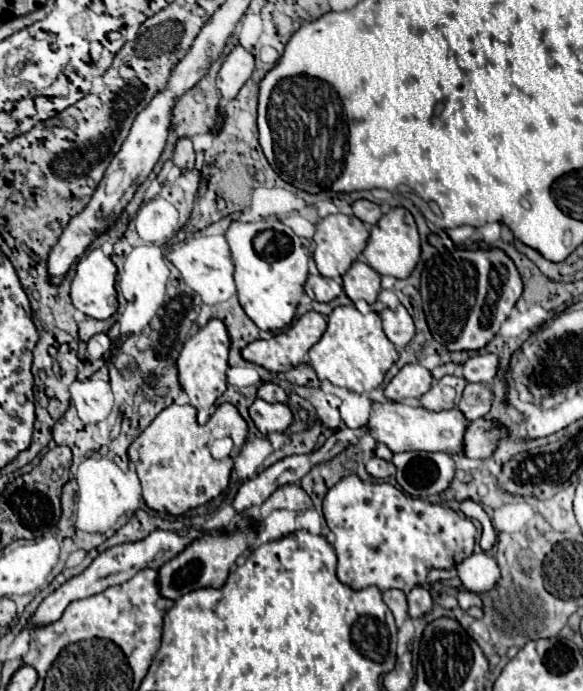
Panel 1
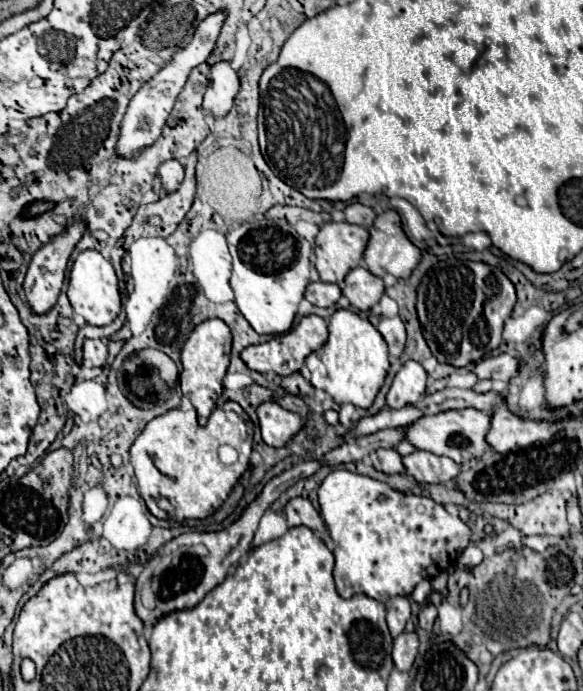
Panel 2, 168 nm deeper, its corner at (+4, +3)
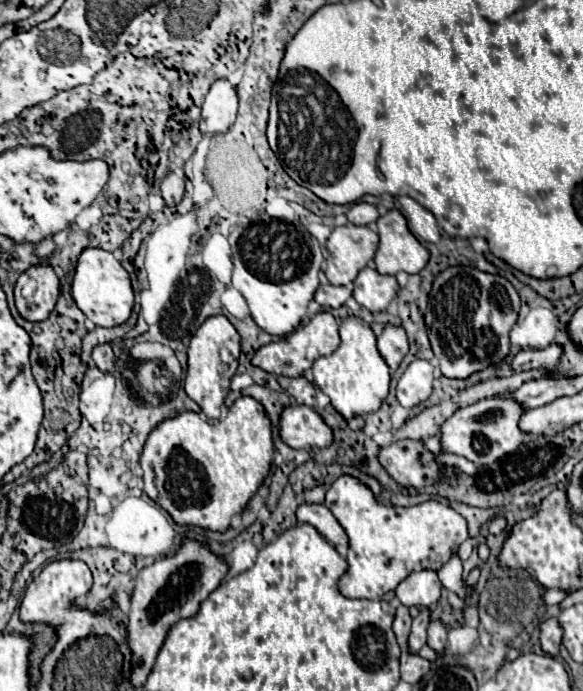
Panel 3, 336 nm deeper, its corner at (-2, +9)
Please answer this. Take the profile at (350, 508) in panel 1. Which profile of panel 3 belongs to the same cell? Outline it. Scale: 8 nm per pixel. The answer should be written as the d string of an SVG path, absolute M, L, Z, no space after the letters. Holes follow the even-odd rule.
M340 477L332 483L332 487L326 493L326 507L332 511L332 515L340 521L340 525L346 529L350 537L350 549L348 549L348 571L340 579L340 591L346 597L364 597L364 599L378 599L388 591L394 591L396 585L412 571L432 569L438 571L456 551L462 541L468 539L468 527L466 519L456 513L452 507L442 505L438 501L426 501L414 507L386 507L380 505L372 491L358 483L354 477Z

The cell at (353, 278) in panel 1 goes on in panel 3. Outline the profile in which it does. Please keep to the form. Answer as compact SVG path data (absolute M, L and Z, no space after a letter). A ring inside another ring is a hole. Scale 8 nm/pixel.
M362 269L354 281L354 299L368 311L386 311L398 293L396 277L380 275L376 269Z

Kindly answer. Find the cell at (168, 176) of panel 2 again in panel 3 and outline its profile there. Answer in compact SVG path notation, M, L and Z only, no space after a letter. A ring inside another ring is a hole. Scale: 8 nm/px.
M174 173L166 175L166 179L162 181L162 199L168 207L176 205L182 201L184 195L184 177L178 177Z

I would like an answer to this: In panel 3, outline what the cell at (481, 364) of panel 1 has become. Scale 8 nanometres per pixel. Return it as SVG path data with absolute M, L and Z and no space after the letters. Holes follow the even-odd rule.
M550 345L546 349L530 349L530 351L520 351L512 359L512 369L516 373L520 371L530 371L538 367L556 367L558 359L562 357L562 345Z

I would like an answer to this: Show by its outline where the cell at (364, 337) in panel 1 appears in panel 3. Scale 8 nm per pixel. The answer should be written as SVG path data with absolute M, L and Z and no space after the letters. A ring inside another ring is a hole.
M348 317L340 325L340 339L342 343L332 355L320 357L314 361L312 365L314 385L330 397L332 407L344 419L374 413L380 409L382 401L386 399L388 385L390 385L390 369L386 367L384 359L378 355L376 335L360 319Z

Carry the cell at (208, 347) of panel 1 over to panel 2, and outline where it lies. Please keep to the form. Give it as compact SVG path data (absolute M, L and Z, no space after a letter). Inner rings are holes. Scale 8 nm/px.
M206 319L200 325L192 329L188 335L180 361L182 361L182 373L180 373L180 387L186 397L190 397L194 409L198 411L198 423L206 425L212 409L216 407L218 397L222 395L222 379L228 369L228 359L230 359L230 347L232 347L232 335L230 329L224 321L220 319Z

